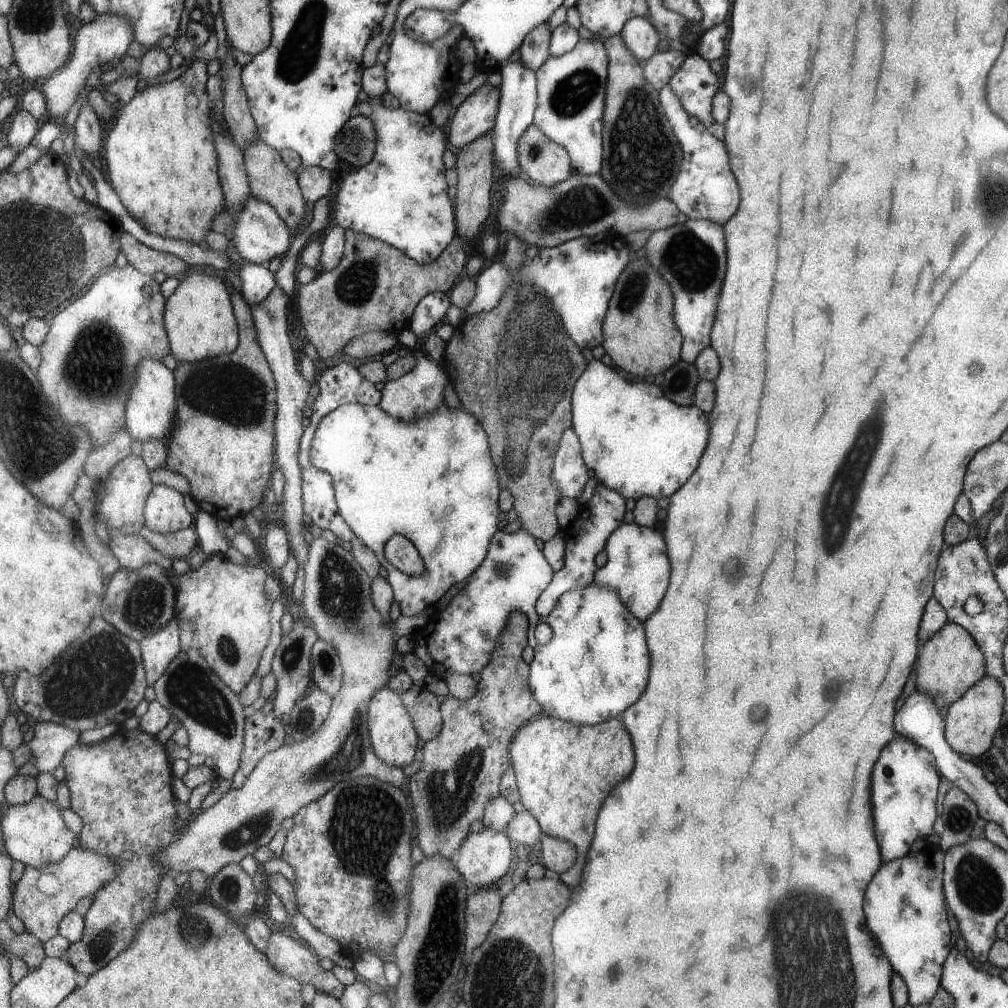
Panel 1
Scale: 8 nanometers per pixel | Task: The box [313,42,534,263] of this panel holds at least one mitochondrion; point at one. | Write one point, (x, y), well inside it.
(354, 143)

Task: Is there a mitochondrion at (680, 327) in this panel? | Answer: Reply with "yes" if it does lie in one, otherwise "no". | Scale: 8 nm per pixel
no

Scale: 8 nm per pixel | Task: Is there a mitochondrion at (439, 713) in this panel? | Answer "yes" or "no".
no

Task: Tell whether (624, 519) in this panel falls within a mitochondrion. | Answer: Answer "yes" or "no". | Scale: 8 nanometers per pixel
no

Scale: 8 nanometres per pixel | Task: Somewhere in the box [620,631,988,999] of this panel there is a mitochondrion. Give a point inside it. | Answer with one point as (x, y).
(959, 816)

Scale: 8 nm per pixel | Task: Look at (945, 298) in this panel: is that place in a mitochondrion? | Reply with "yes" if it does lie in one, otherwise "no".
yes

